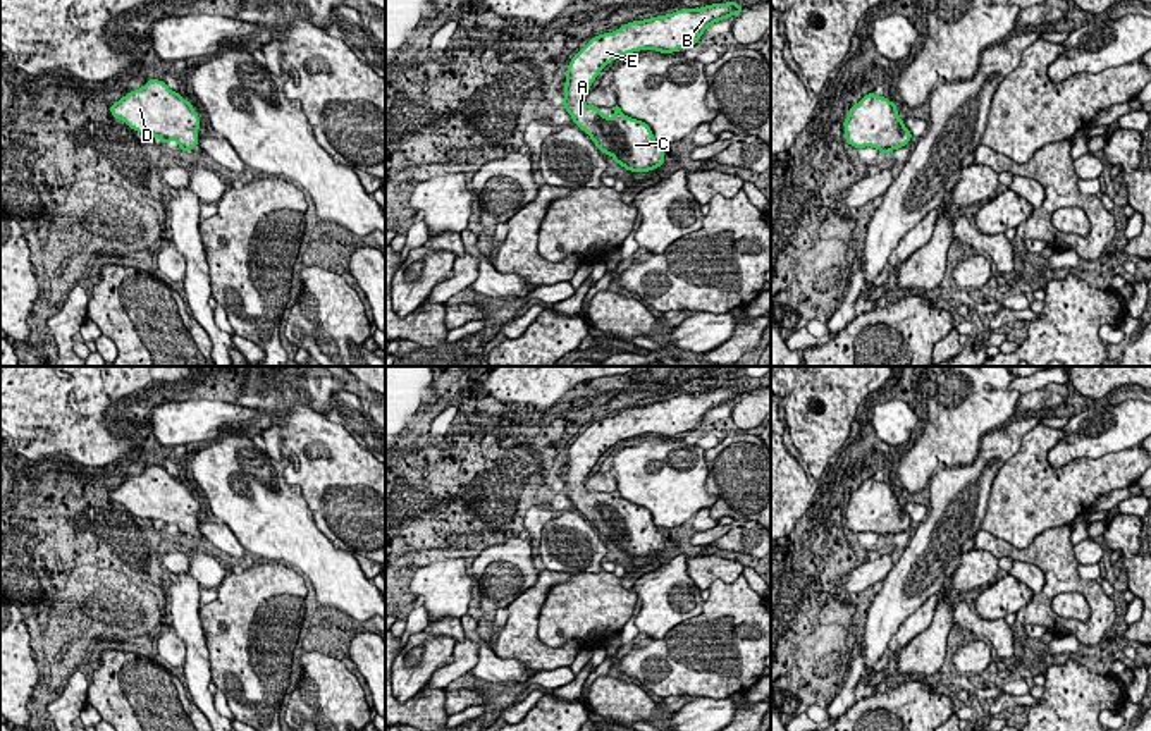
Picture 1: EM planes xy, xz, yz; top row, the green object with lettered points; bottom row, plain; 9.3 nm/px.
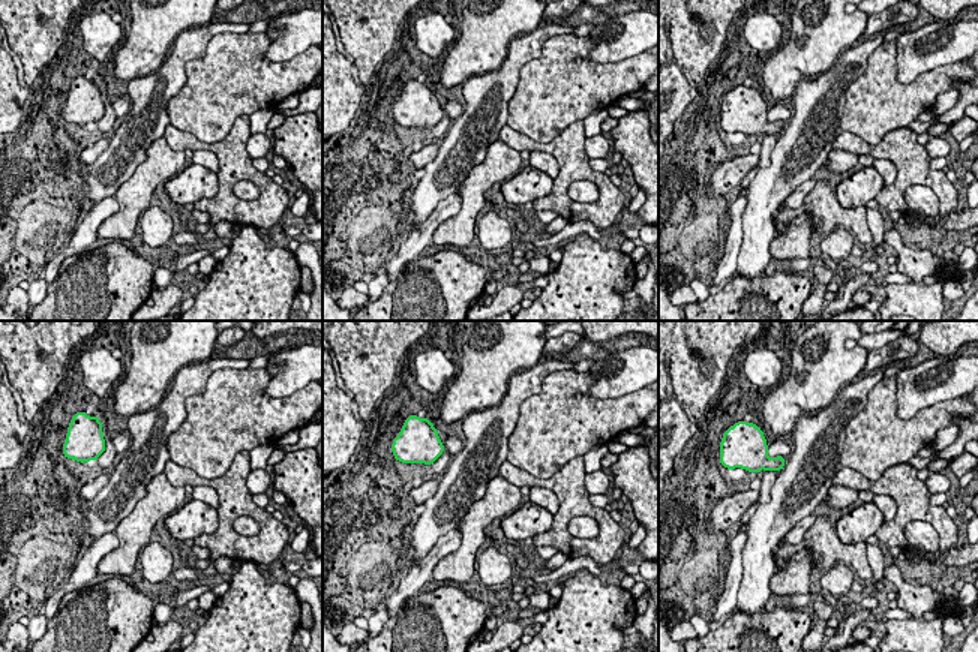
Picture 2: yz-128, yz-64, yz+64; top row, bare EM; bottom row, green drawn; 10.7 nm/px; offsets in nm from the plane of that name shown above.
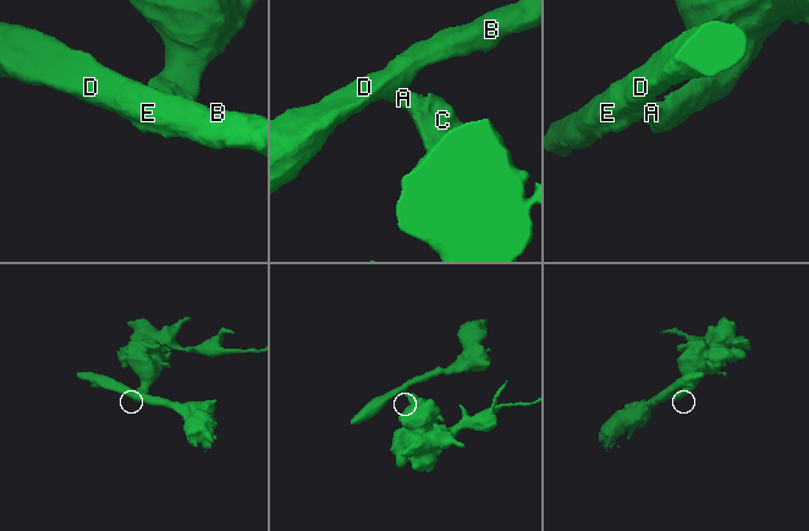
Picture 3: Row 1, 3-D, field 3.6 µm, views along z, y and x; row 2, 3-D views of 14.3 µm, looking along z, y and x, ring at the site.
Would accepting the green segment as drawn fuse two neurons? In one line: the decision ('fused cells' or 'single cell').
single cell

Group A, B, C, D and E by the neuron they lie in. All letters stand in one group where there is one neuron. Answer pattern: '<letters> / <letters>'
A B C D E

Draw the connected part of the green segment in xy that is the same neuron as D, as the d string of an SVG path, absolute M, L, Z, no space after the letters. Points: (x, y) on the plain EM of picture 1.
M148 464L143 473L110 490L110 499L131 514L151 519L165 530L175 525L184 538L200 530L198 499L189 487L170 476L163 466Z

